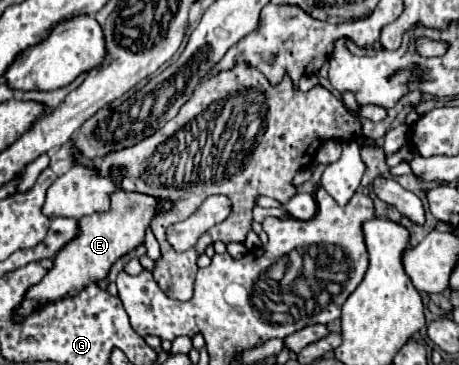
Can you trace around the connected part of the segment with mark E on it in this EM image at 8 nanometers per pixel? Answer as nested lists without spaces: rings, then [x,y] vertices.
[[[118,191],[116,195],[112,195],[112,207],[108,213],[96,213],[80,219],[80,235],[60,249],[60,253],[54,257],[52,271],[48,271],[48,275],[38,285],[30,287],[26,301],[16,311],[16,319],[30,315],[44,303],[58,297],[76,295],[76,291],[86,287],[90,281],[104,279],[116,259],[144,243],[144,229],[150,225],[152,215],[156,213],[156,205],[158,209],[168,209],[168,203],[160,203],[158,199],[152,199],[148,195]]]

